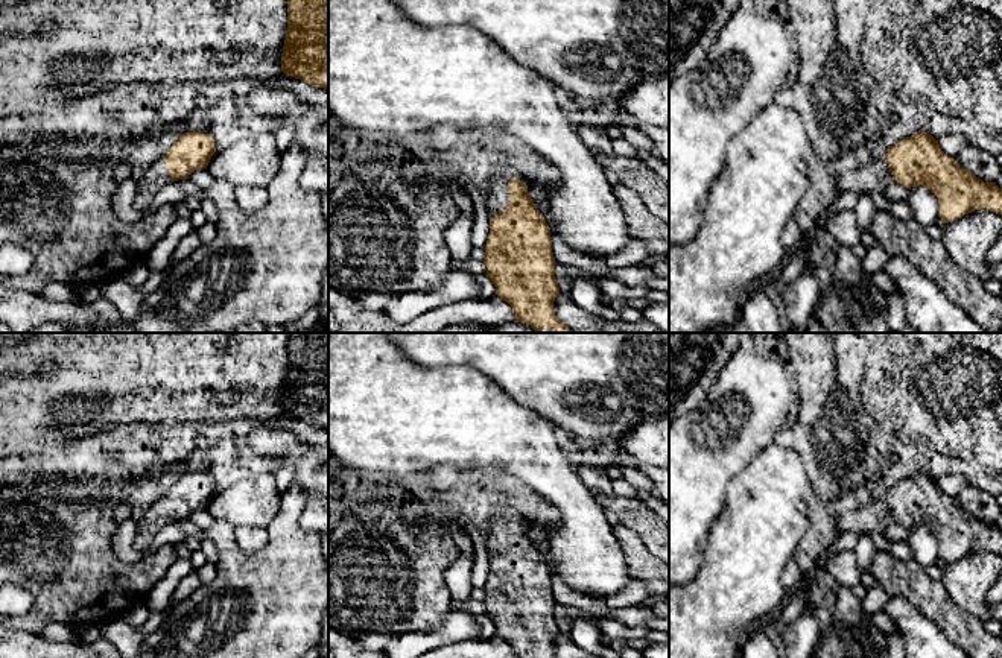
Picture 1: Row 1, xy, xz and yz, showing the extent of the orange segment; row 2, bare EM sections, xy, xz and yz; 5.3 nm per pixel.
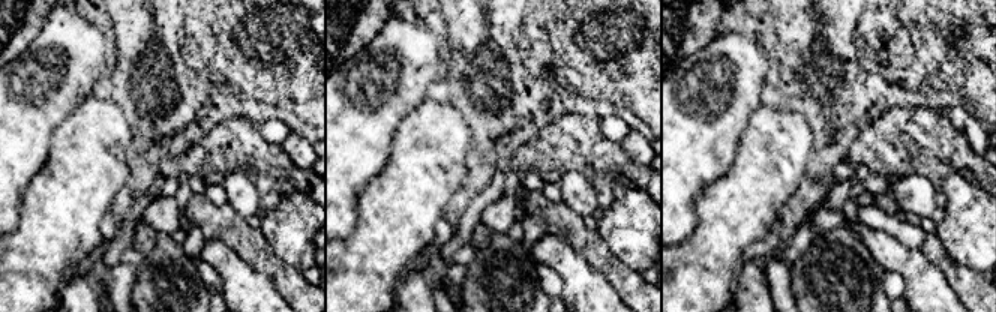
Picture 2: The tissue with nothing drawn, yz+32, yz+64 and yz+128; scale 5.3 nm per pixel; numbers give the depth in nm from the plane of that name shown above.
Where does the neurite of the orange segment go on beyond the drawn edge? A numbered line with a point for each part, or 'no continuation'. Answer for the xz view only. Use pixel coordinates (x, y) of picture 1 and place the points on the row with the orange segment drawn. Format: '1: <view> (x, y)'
1: xz (497, 198)

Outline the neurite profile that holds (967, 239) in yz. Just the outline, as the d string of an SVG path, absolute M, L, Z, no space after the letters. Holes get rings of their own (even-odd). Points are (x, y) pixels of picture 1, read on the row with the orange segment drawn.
M984 208L941 223L941 243L953 261L982 281L991 278L987 254L1000 236L1002 216Z

